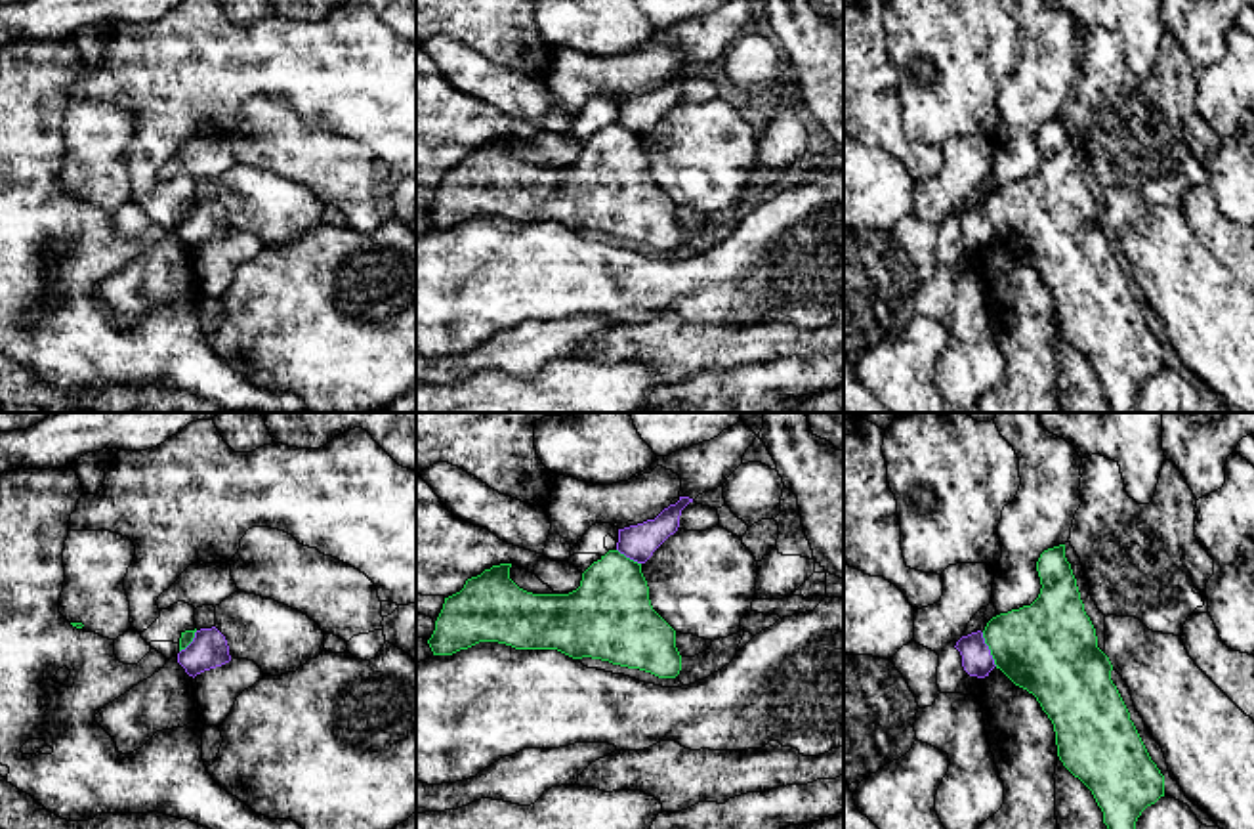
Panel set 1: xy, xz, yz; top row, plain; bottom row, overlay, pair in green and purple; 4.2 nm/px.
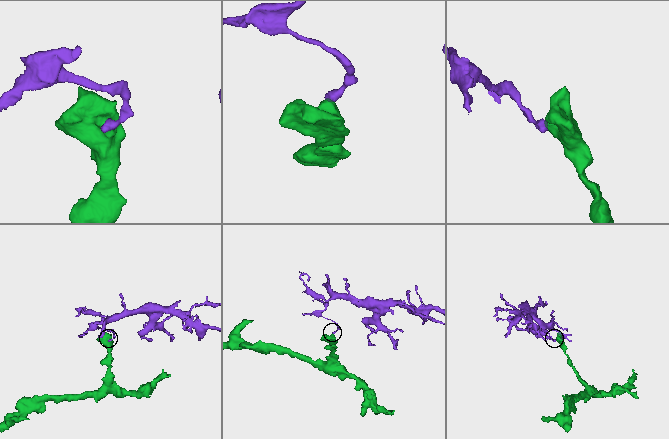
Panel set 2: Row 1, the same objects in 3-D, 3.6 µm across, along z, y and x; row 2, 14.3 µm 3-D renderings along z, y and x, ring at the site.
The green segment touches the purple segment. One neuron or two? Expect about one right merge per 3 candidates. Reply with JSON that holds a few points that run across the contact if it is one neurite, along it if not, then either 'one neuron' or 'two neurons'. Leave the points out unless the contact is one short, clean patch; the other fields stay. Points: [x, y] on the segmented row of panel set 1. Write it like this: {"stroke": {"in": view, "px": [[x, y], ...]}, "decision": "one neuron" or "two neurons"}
{"stroke": {"in": "yz", "px": [[982, 633], [997, 665]]}, "decision": "two neurons"}

